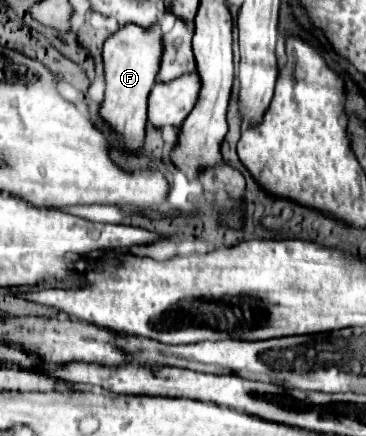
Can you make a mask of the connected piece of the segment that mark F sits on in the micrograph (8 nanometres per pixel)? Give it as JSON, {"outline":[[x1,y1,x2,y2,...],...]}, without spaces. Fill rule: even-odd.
{"outline":[[160,20,150,32,142,30,136,24,126,24,104,44,102,60,104,60,104,78,106,78,106,96,100,106,100,118,120,138,120,146,128,154,140,154,144,148,146,106,148,106,146,102,158,74,160,56,162,56]]}

